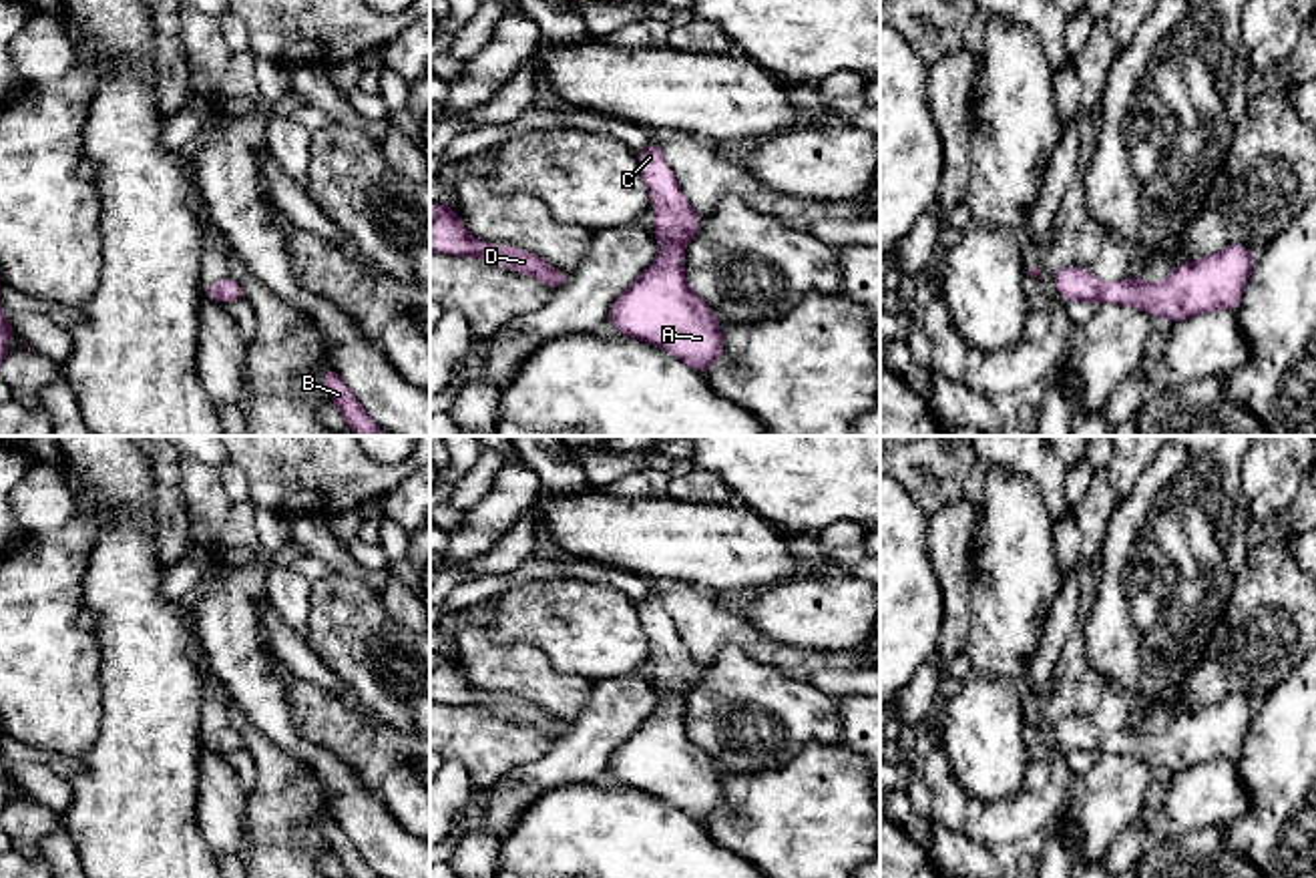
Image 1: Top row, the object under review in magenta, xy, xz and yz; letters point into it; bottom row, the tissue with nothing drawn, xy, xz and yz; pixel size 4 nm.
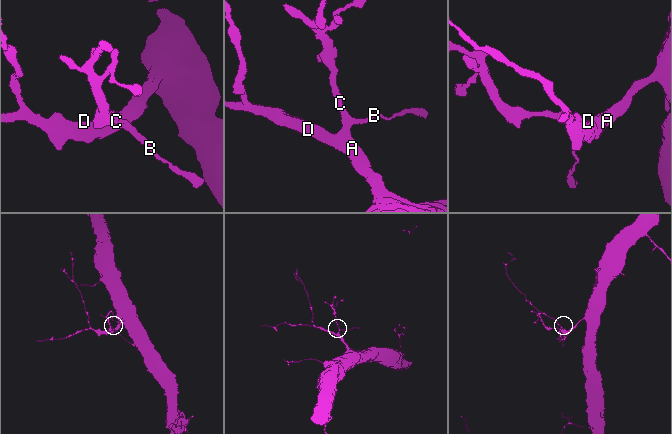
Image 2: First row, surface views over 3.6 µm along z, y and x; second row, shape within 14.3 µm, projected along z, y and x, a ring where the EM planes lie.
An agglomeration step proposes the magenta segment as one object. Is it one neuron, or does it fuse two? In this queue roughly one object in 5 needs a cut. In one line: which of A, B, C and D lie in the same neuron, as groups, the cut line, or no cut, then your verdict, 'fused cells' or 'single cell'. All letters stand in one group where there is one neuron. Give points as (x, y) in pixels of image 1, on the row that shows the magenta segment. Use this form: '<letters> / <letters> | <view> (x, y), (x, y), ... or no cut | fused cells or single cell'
A B C D | no cut | single cell

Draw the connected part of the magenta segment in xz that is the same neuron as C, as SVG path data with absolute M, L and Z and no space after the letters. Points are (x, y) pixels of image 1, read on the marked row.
M649 141L635 157L657 209L659 259L613 301L607 319L625 338L663 348L701 374L725 354L719 319L687 287L683 271L683 251L703 215L689 209L661 145Z

